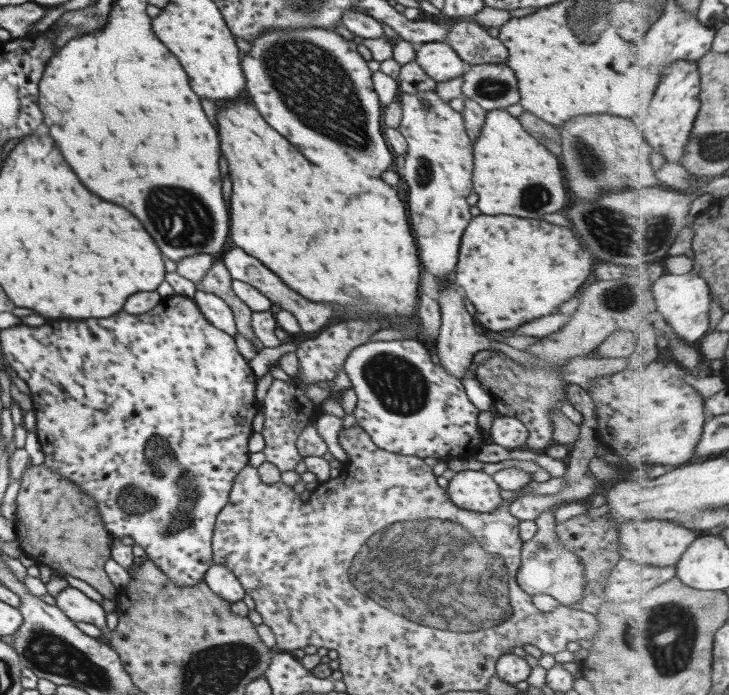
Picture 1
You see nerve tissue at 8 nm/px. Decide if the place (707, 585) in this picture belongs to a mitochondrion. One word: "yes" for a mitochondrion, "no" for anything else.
no

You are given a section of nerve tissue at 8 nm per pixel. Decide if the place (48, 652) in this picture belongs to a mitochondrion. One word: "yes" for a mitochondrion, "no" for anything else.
yes

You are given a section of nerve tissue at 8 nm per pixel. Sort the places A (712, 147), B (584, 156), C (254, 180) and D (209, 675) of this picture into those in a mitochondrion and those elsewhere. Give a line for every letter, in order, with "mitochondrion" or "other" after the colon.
A: mitochondrion
B: mitochondrion
C: other
D: mitochondrion

